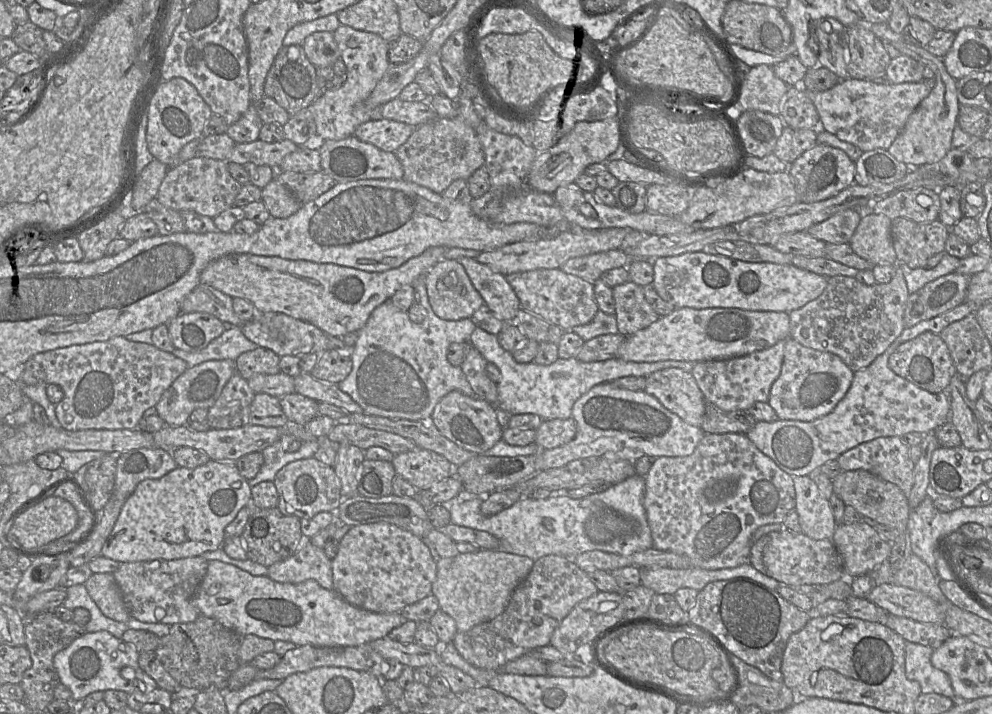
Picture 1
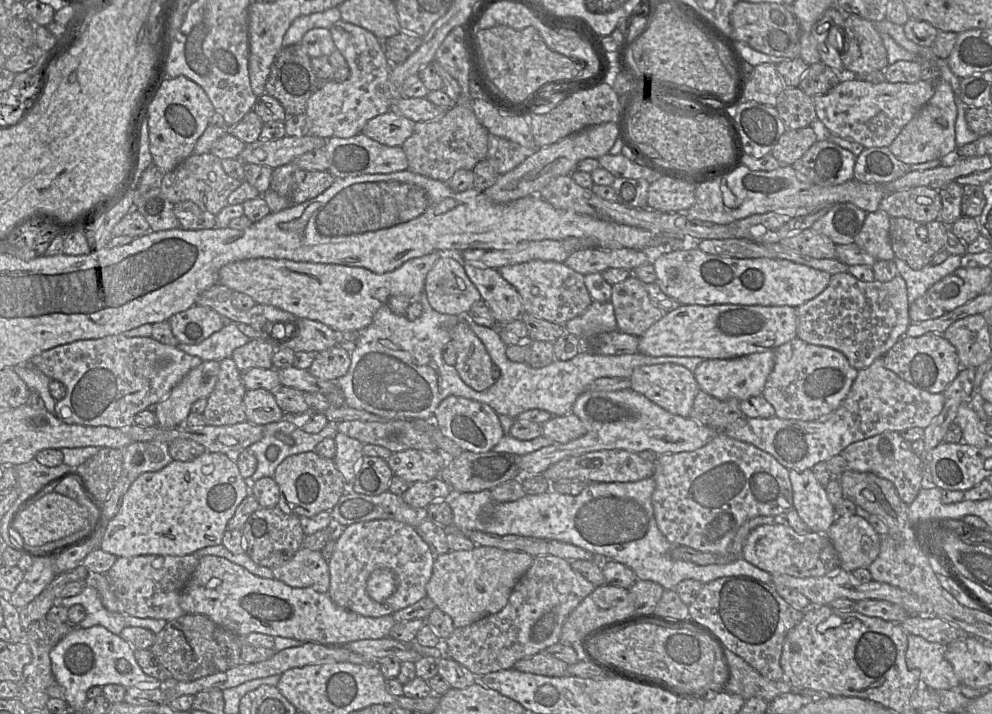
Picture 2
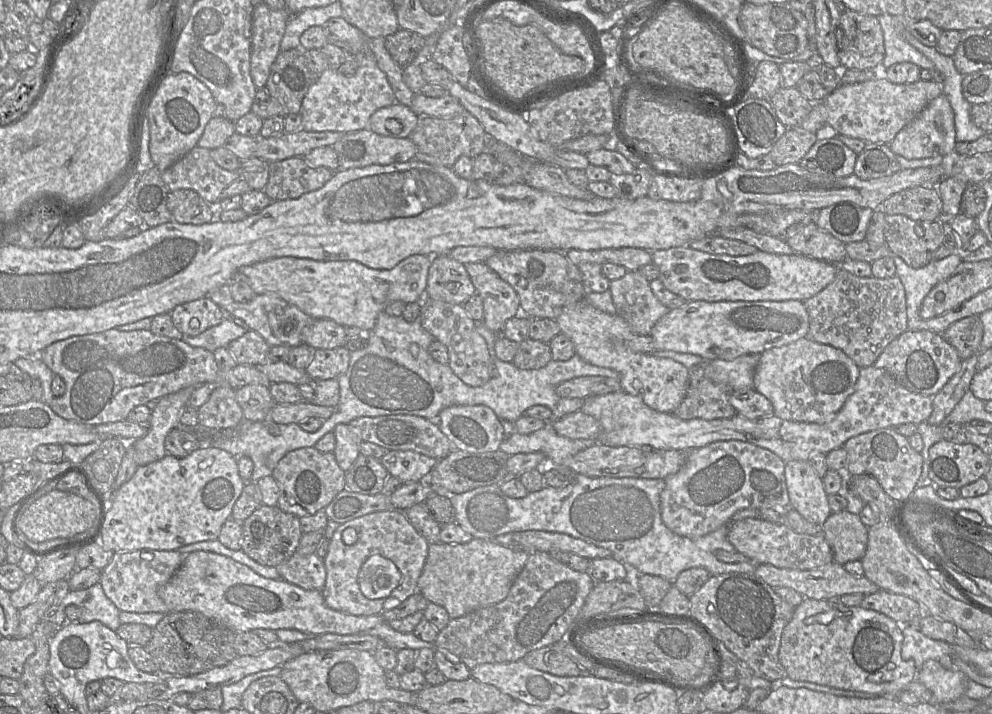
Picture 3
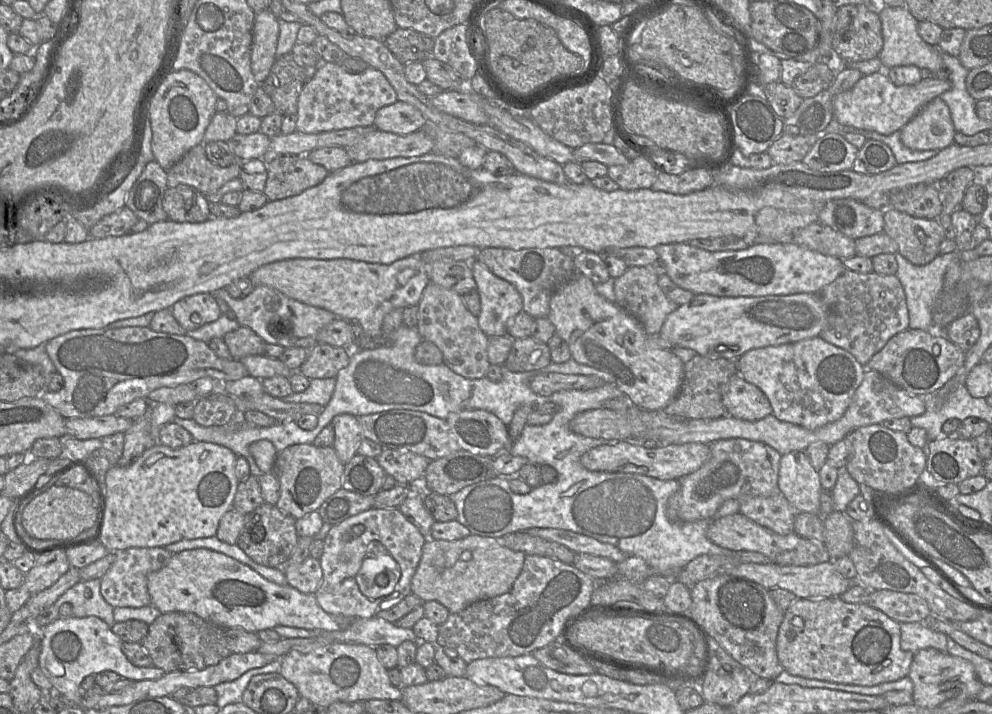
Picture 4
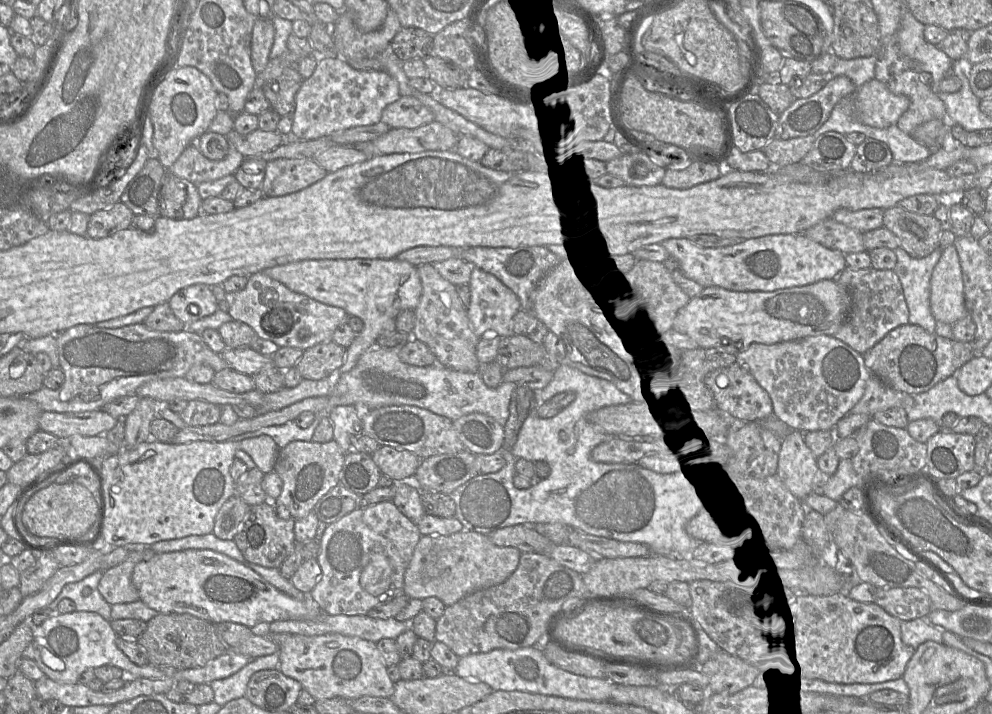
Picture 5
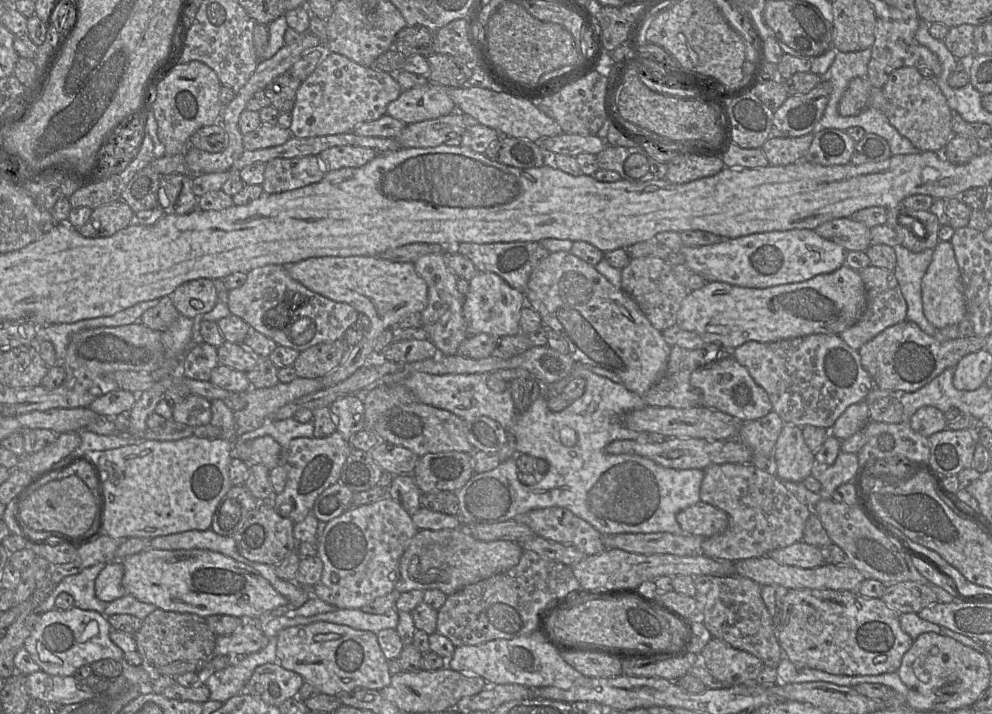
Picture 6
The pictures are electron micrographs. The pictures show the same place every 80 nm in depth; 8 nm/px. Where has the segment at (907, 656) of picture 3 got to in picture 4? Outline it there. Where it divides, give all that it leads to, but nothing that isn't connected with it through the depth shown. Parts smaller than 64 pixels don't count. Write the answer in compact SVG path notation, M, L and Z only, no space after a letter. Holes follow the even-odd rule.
M926 621L900 623L900 647L913 654L924 648L935 648L947 652L947 635L935 632L925 625Z

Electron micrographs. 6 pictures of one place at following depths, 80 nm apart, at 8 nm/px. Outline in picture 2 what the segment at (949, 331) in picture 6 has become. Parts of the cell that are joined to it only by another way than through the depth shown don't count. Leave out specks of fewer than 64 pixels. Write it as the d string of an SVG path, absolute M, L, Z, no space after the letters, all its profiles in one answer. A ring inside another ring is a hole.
M949 255L949 257L940 264L928 264L919 270L910 268L903 260L897 257L895 257L893 261L898 270L898 274L905 281L908 302L912 304L933 284L958 269L960 267L961 256Z

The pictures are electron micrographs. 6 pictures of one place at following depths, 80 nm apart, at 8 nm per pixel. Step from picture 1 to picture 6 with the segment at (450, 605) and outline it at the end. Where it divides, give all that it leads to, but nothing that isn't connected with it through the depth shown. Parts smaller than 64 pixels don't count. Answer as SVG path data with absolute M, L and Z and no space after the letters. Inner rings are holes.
M466 526L457 529L421 529L409 541L400 559L400 579L395 590L403 593L438 589L448 596L467 585L511 569L519 563L522 554L518 543L507 540L480 541L467 531Z

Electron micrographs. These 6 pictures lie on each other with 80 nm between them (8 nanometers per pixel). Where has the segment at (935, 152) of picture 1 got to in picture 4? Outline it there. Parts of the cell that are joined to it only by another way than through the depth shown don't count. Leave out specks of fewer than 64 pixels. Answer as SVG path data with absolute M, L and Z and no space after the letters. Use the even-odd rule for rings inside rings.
M939 97L925 105L901 130L901 142L916 151L950 146L956 133L948 105Z

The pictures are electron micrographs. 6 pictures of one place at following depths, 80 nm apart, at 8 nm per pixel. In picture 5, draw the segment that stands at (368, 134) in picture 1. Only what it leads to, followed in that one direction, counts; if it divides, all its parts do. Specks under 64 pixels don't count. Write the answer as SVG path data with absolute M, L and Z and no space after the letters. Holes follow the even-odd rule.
M401 96L387 105L381 121L392 128L417 128L434 121L432 111L412 96Z

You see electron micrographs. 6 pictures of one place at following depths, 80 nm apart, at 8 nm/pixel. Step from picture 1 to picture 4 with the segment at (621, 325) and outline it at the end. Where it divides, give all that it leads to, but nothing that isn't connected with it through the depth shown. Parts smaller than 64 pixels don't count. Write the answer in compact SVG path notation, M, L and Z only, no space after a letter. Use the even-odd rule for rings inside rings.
M644 266L628 267L622 276L614 280L614 293L617 305L638 320L648 335L659 334L667 316L679 307L660 288L658 275Z

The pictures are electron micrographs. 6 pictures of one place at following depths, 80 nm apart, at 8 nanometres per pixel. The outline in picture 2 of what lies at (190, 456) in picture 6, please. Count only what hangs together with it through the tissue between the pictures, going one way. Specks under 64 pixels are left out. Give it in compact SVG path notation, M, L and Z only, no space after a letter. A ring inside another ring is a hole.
M205 451L191 461L173 460L159 471L142 473L131 483L117 514L104 530L100 548L116 557L184 556L207 546L219 545L228 521L249 493L250 483L240 475L234 456Z

